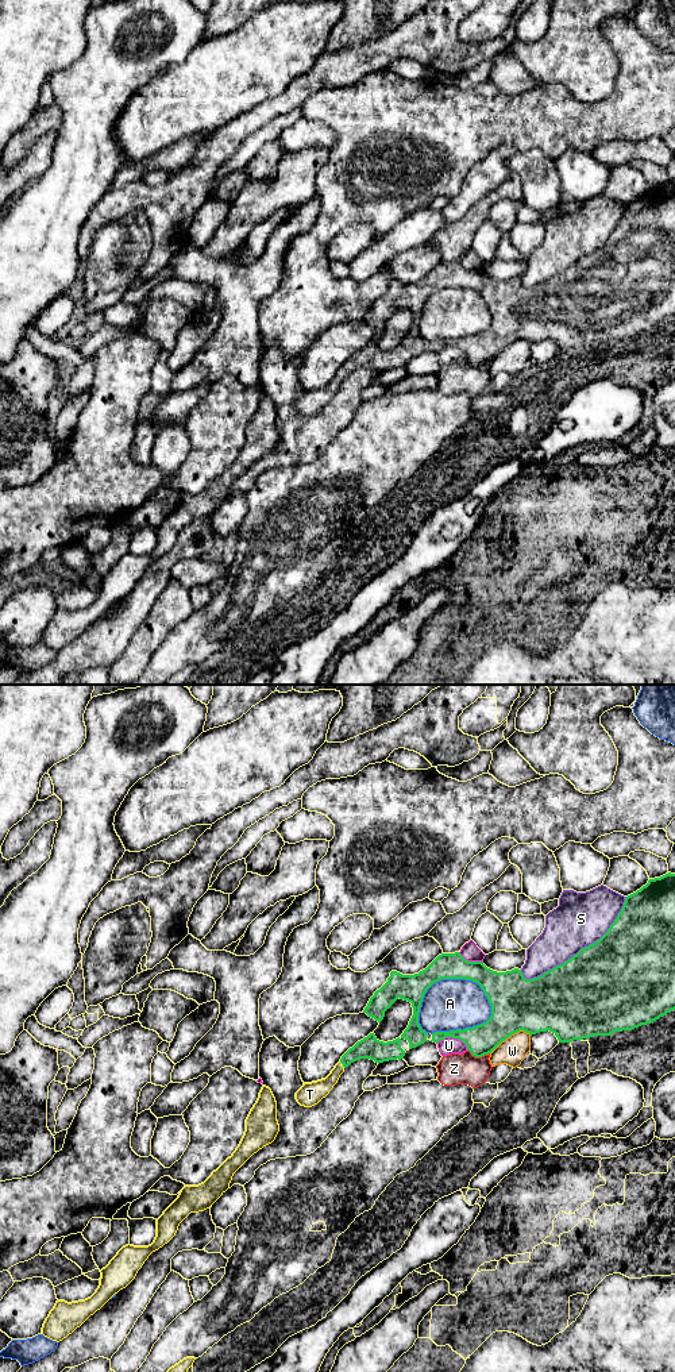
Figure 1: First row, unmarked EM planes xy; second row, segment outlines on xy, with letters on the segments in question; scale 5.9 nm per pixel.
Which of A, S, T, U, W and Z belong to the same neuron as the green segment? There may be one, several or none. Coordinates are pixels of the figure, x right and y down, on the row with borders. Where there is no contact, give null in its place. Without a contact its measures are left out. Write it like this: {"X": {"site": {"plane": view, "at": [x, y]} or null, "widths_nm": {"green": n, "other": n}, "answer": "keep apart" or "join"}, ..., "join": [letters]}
{"A": {"site": {"plane": "xy", "at": [444, 978]}, "widths_nm": {"green": 160, "other": 300}, "answer": "keep apart"}, "S": {"site": {"plane": "xy", "at": [582, 948]}, "widths_nm": {"green": 500, "other": 320}, "answer": "keep apart"}, "T": {"site": {"plane": "xy", "at": [342, 1063]}, "widths_nm": {"green": 130, "other": 130}, "answer": "join"}, "U": {"site": {"plane": "xy", "at": [454, 1037]}, "widths_nm": {"green": 180, "other": 100}, "answer": "keep apart"}, "W": {"site": {"plane": "xy", "at": [510, 1035]}, "widths_nm": {"green": 320, "other": 160}, "answer": "keep apart"}, "Z": {"site": {"plane": "xy", "at": [478, 1056]}, "widths_nm": {"green": 180, "other": 180}, "answer": "keep apart"}, "join": ["T"]}

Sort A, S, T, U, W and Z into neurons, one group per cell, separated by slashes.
A / S Z / T / U / W

